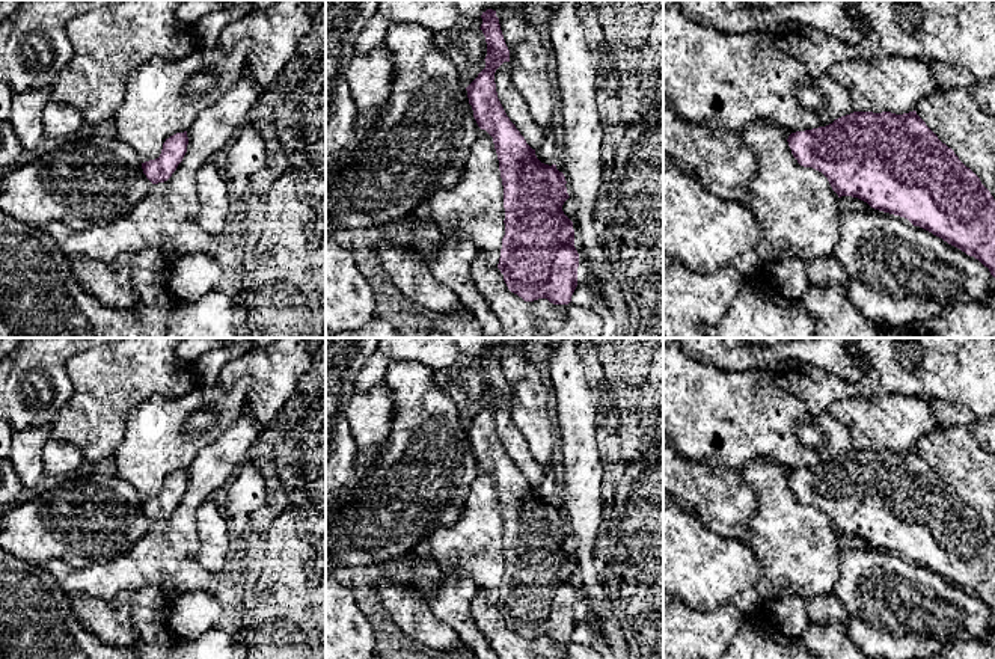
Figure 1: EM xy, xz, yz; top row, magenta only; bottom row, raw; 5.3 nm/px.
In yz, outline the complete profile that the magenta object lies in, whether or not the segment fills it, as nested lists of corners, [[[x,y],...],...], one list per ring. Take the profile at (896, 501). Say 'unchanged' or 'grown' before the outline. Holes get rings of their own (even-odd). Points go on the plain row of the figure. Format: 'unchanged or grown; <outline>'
unchanged; [[[853,449],[826,464],[791,470],[793,495],[822,510],[832,528],[908,556],[978,597],[995,615],[995,537],[980,516],[917,452]]]

